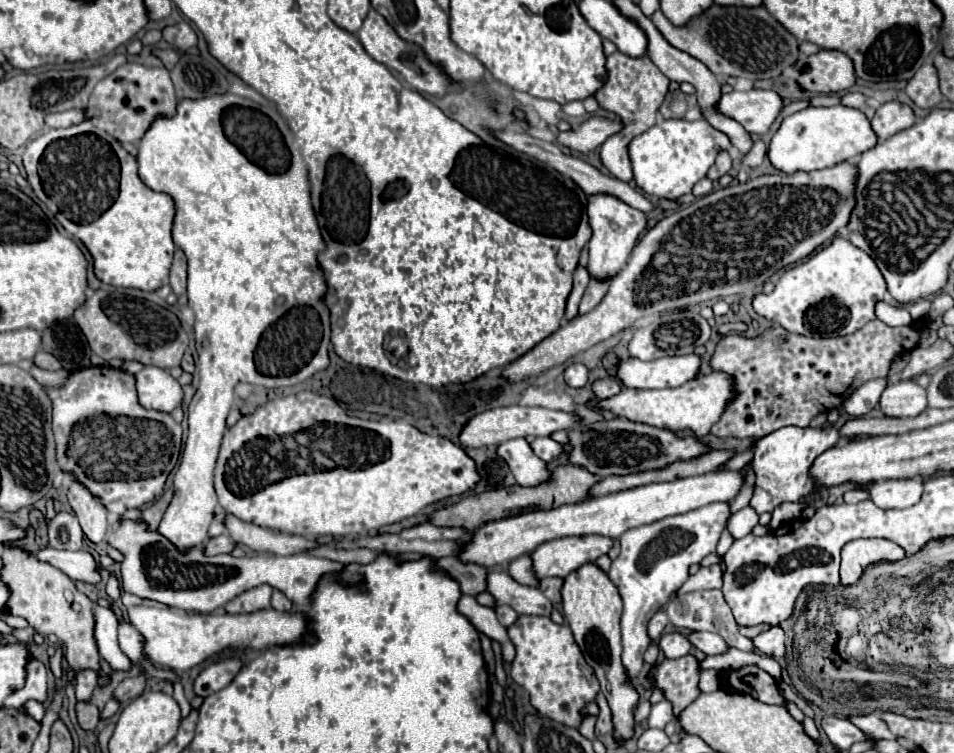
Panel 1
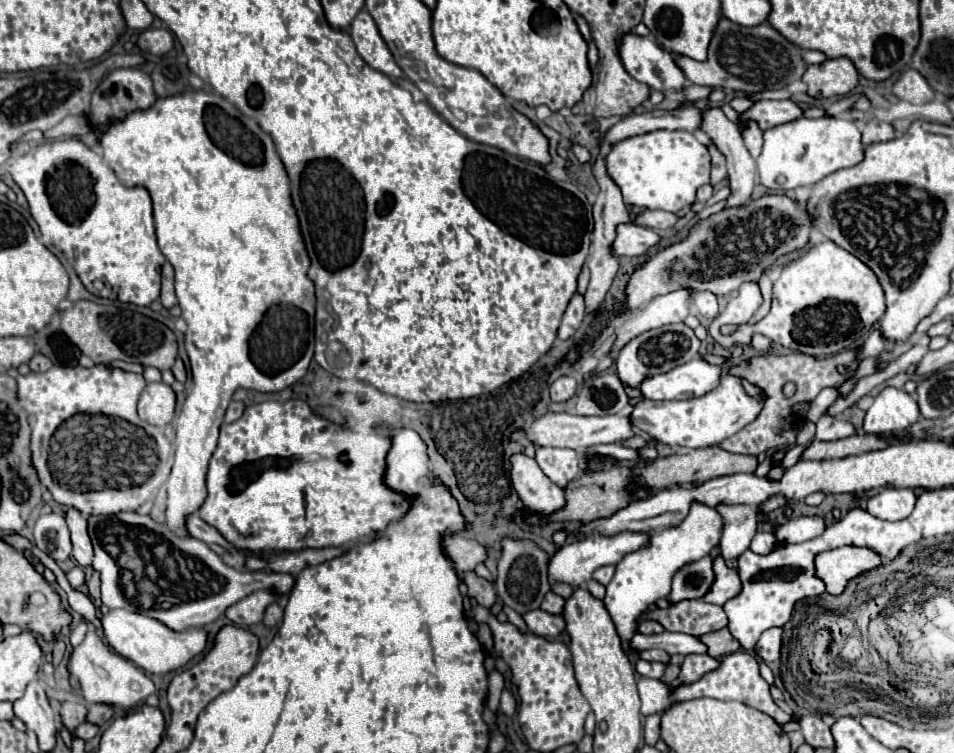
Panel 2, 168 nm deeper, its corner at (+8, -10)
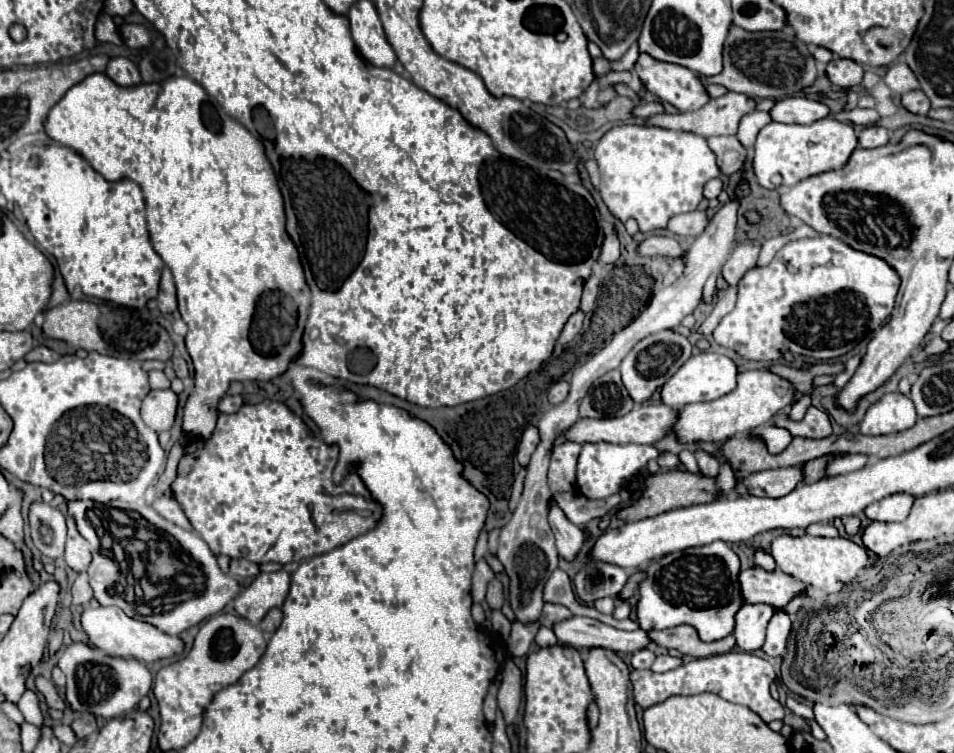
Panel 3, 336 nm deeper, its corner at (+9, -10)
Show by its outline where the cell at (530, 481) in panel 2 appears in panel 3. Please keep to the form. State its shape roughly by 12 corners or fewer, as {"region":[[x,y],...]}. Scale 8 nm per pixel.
{"region":[[548,502],[548,524],[556,548],[574,560],[584,544],[584,534],[556,504]]}

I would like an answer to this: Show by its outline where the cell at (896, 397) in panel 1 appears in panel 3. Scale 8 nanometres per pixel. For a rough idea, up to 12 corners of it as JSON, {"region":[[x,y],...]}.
{"region":[[890,392],[868,408],[864,434],[902,432],[918,414],[912,400]]}

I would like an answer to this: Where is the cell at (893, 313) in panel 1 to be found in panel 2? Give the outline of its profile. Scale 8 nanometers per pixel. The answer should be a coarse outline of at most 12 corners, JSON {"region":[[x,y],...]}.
{"region":[[879,330],[867,336],[857,348],[855,360],[877,356],[887,344]]}

